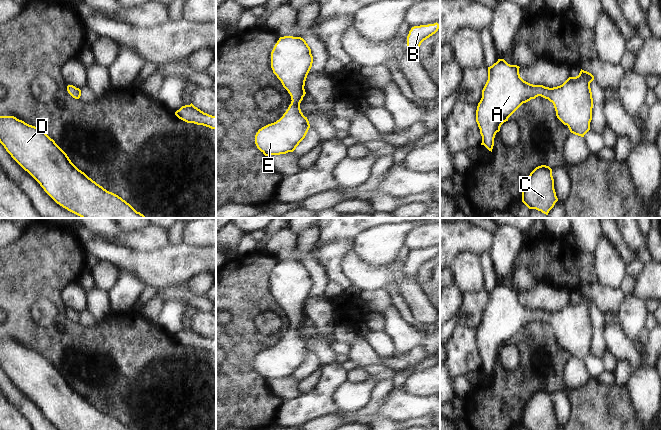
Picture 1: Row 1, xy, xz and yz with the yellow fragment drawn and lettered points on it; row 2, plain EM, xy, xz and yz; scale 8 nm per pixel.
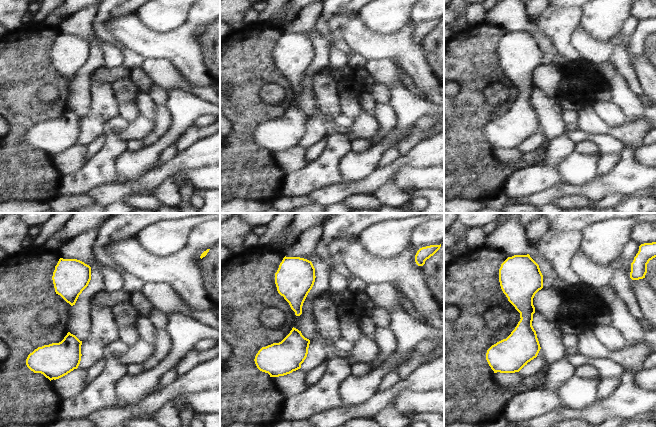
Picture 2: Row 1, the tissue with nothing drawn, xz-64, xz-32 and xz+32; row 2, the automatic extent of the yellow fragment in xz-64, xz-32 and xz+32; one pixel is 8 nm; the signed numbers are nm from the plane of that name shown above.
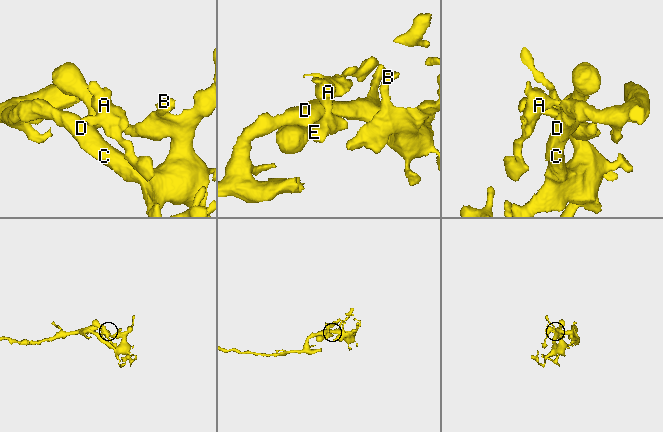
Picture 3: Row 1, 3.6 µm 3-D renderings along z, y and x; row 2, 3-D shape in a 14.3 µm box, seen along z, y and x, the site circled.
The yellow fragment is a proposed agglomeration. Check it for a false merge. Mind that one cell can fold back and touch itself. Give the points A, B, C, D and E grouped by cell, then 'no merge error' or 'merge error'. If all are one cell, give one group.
A B C D E; no merge error

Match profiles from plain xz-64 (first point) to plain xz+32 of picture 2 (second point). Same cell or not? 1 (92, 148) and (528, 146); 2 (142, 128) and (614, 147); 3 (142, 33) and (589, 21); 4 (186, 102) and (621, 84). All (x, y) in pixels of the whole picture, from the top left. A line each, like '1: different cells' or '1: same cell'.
1: different cells
2: different cells
3: different cells
4: same cell

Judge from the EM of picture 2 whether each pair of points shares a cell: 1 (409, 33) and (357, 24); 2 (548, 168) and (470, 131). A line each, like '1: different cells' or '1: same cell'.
1: same cell
2: different cells

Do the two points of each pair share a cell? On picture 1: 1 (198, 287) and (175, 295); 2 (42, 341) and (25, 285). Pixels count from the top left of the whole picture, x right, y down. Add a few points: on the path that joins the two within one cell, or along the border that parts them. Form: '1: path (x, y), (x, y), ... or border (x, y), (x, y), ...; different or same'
1: border (188, 283), (196, 292), (205, 296); different
2: path (28, 327), (24, 323), (24, 299); same

